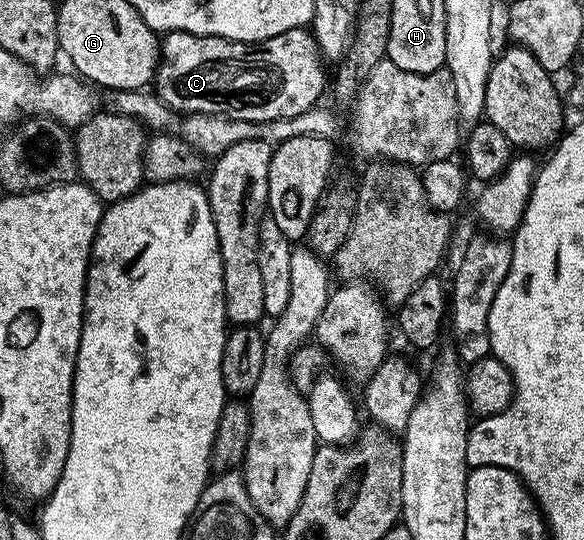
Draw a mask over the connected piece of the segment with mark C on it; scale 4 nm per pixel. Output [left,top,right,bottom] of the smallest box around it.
[152,28,328,123]

